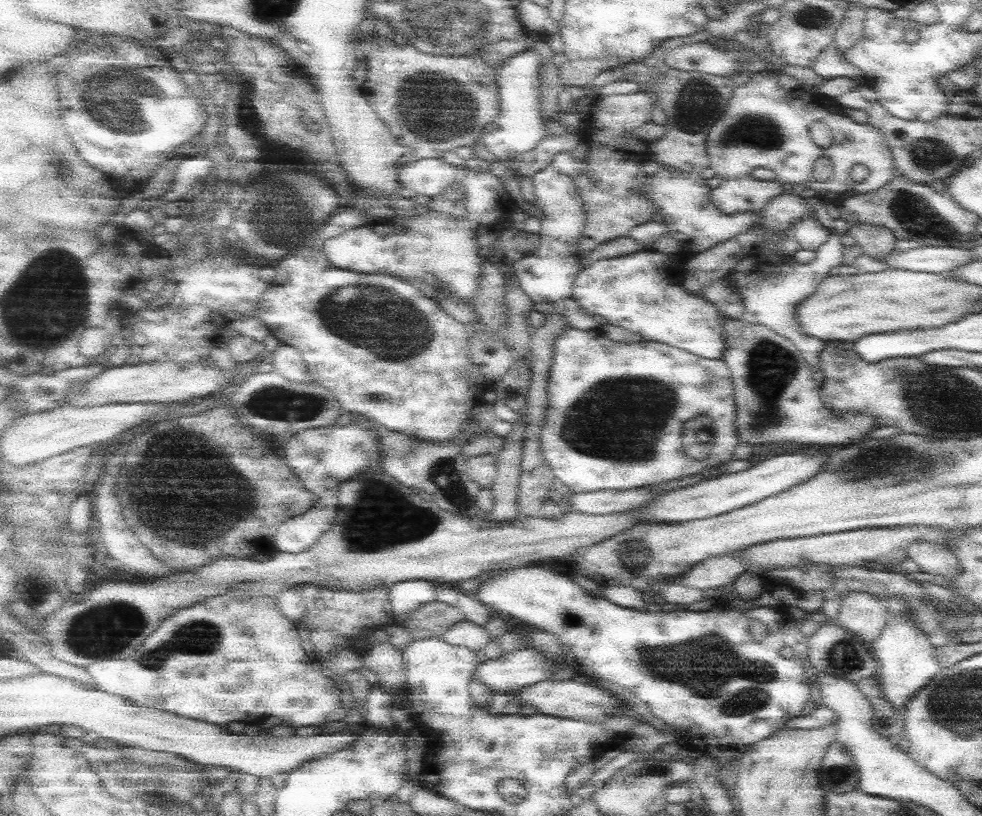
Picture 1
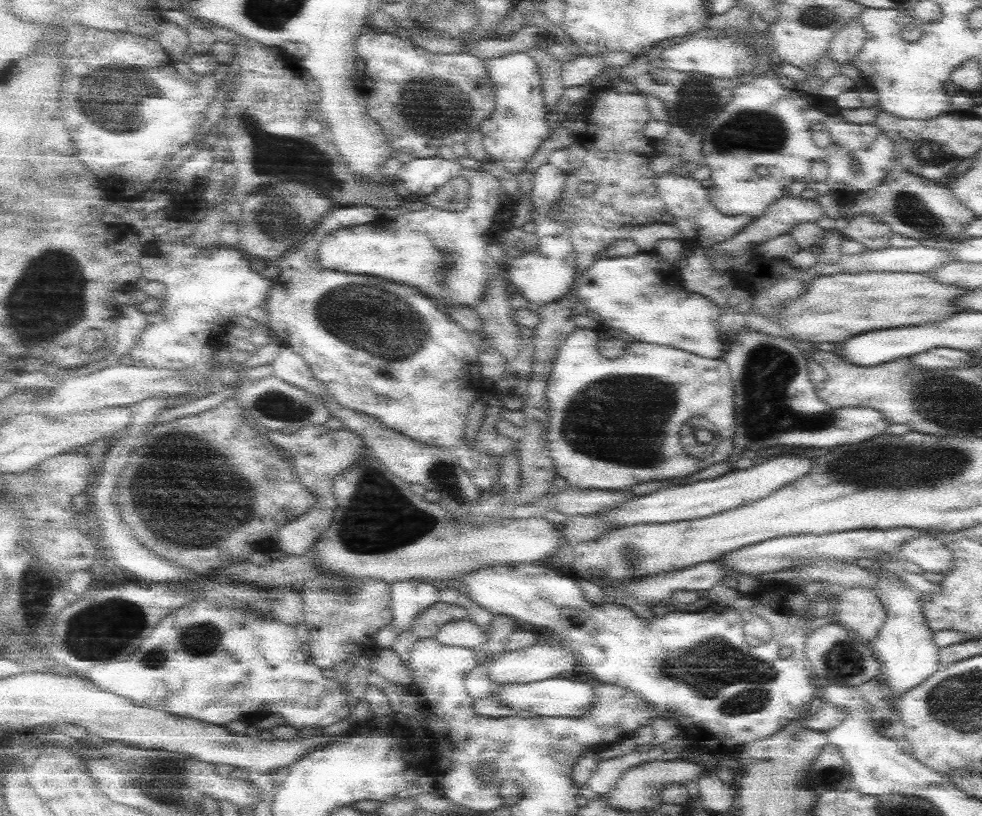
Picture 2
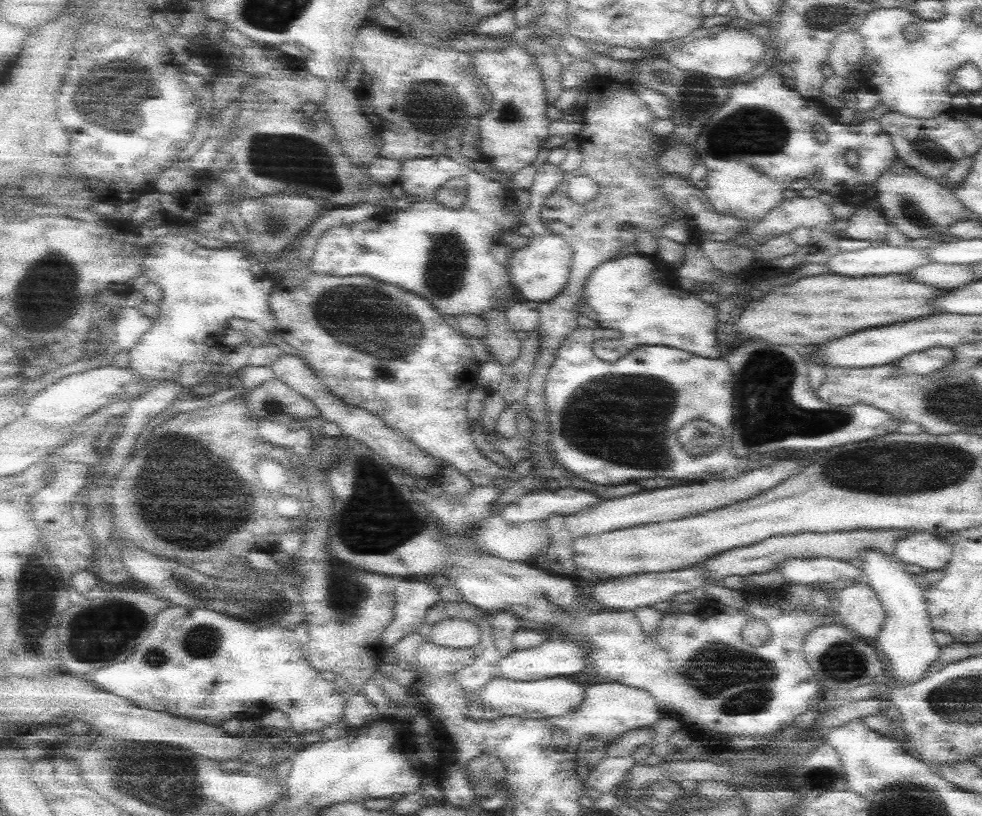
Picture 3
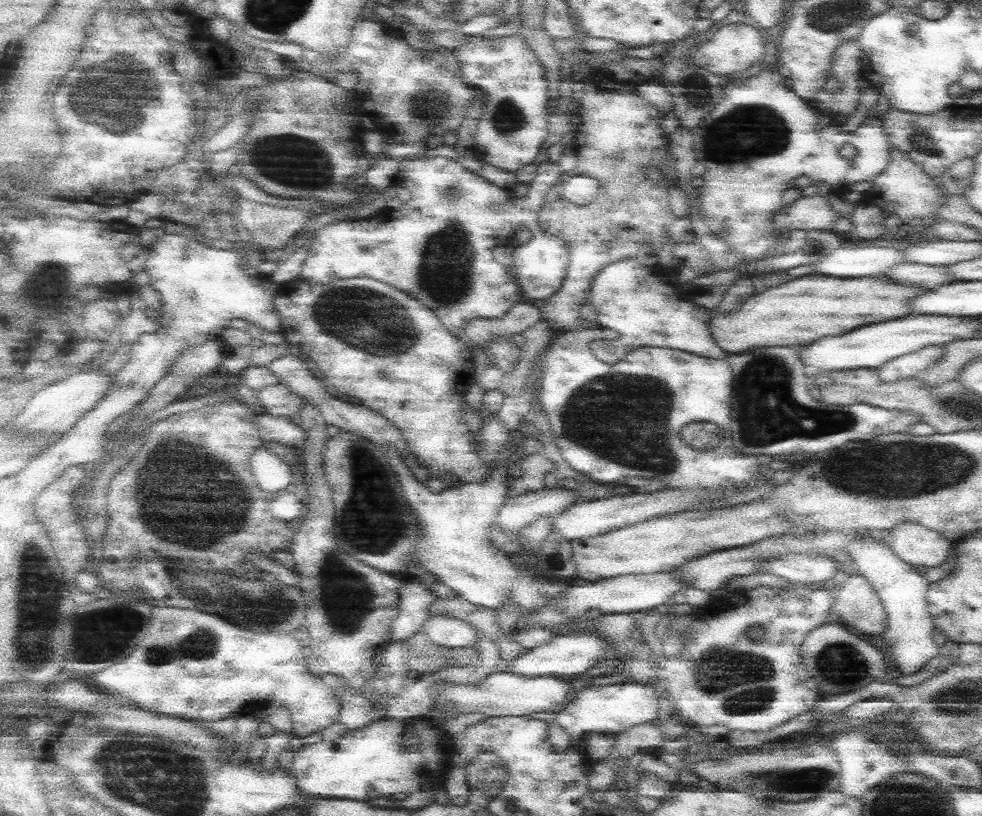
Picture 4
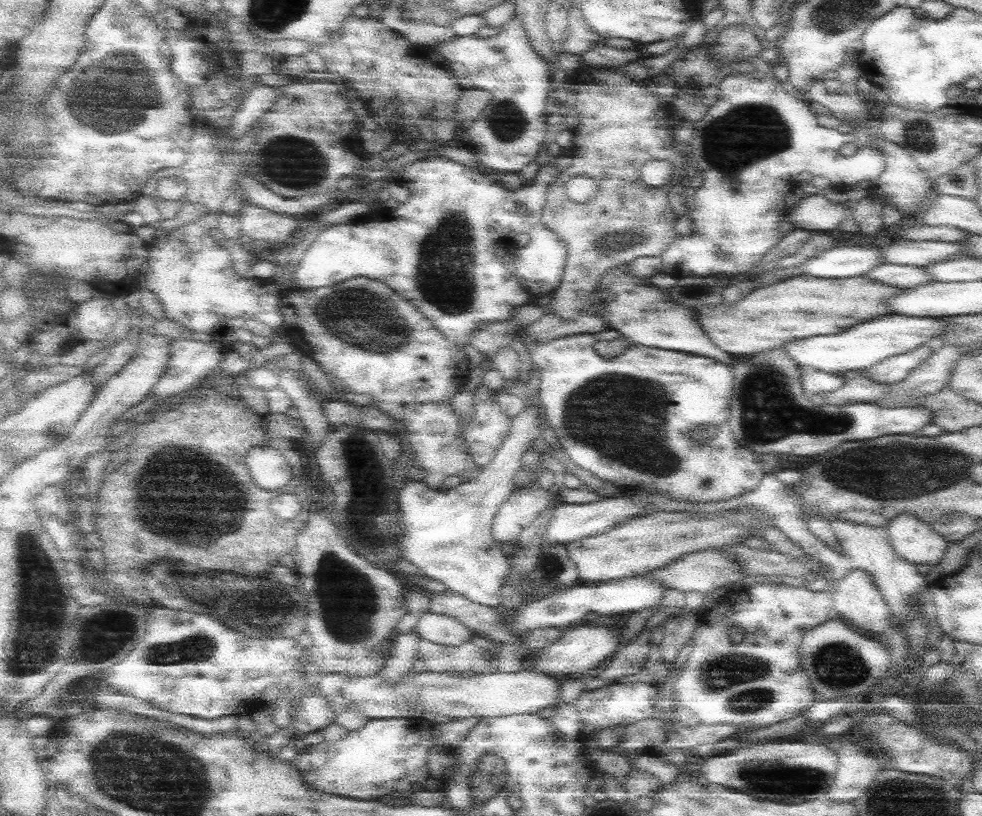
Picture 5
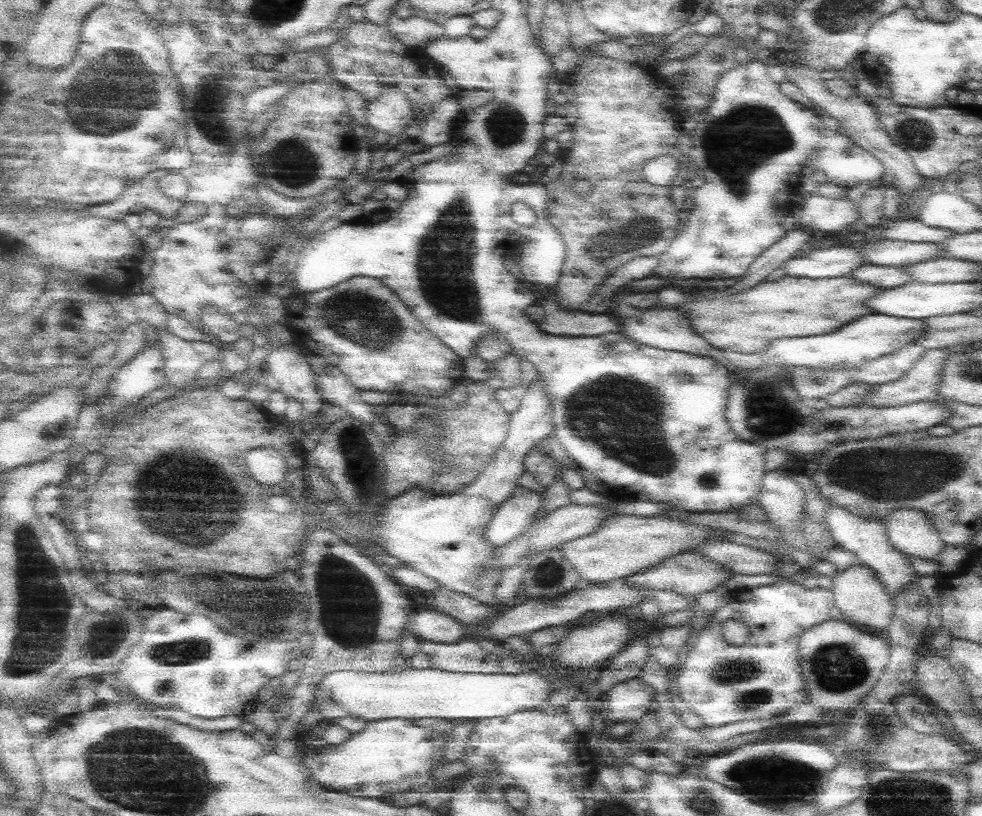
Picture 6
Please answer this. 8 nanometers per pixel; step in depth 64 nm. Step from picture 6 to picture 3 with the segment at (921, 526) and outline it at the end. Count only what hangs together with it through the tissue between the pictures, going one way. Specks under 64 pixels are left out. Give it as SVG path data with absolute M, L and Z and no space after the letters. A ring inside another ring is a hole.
M910 530L904 538L900 538L895 546L895 555L904 563L916 564L924 570L945 569L952 556L951 543L930 532Z

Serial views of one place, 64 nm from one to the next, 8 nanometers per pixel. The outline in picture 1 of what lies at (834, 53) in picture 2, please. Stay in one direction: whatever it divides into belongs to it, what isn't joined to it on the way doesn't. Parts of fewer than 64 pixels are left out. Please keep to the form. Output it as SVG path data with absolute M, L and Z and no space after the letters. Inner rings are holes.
M852 2L848 3L848 7L850 7L850 10L846 12L846 18L844 18L844 21L842 21L842 24L838 27L838 30L836 30L836 35L833 39L833 46L836 46L841 52L845 54L848 54L848 50L852 48L852 46L856 46L856 44L860 43L860 40L864 38L864 32L865 32L865 16L866 13L866 6L862 6L862 4L852 4Z

